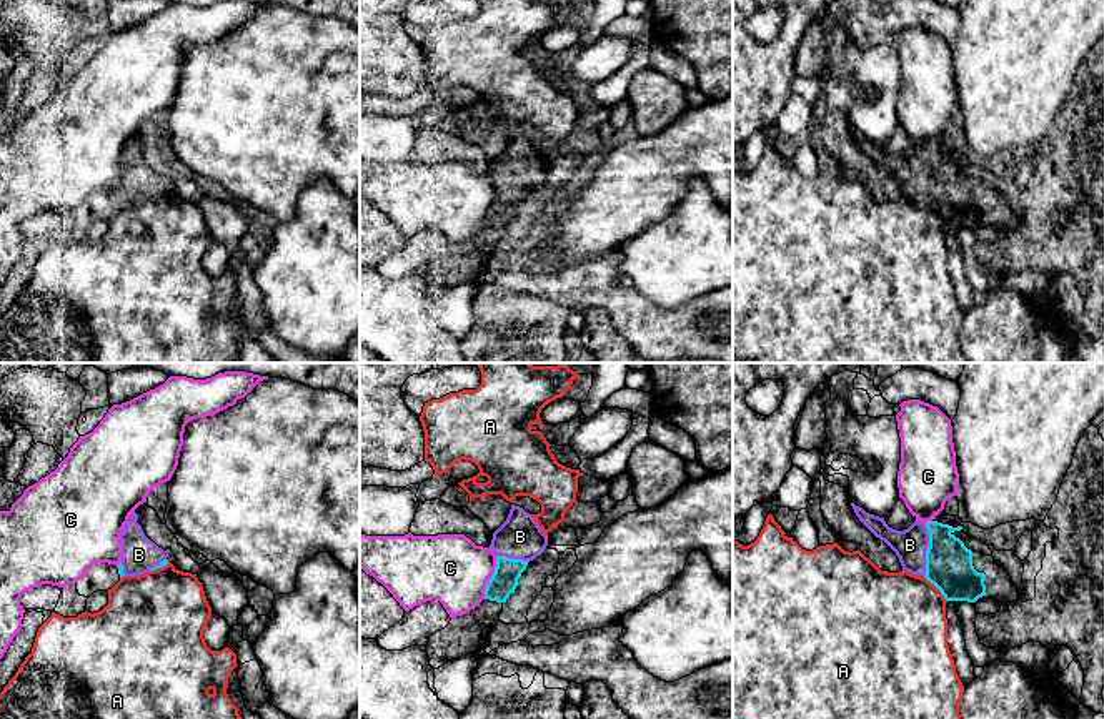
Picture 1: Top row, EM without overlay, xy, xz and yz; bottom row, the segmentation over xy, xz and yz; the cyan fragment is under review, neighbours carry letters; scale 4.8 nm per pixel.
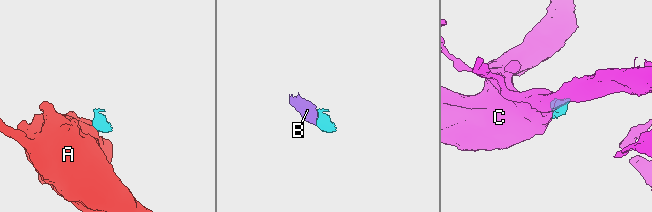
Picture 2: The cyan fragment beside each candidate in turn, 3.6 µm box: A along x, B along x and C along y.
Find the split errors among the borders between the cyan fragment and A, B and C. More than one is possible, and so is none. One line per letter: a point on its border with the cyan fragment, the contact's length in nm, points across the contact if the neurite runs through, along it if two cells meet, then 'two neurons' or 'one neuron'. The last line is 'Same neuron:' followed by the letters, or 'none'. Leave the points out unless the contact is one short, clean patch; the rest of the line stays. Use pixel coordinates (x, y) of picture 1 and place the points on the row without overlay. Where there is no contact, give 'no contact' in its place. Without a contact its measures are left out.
A: yz (936, 213) | 170 nm | along yz (923, 203), (946, 227) | two neurons
B: yz (928, 177) | 240 nm | across yz (949, 195), (928, 177), (910, 172) | one neuron
C: xz (492, 205) | 220 nm | along xz (497, 183), (497, 193), (483, 225) | two neurons
Same neuron: B

